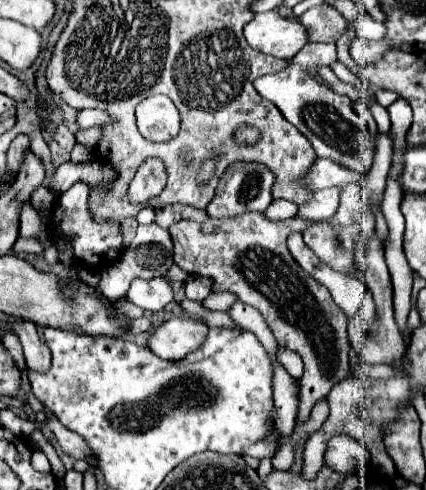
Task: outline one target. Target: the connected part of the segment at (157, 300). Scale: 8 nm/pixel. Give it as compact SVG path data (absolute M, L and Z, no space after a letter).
M135 278L127 290L127 300L143 310L159 312L173 300L173 290L165 278Z

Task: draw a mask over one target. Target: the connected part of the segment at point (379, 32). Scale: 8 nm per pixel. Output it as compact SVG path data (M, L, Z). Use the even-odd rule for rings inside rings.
M359 14L353 22L356 36L367 38L368 40L379 41L384 38L385 26L382 23L374 21L369 14Z

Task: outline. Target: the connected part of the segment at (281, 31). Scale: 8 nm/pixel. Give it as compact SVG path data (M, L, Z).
M273 10L267 14L257 14L245 26L245 40L253 50L291 60L309 42L309 34L301 22L281 18Z

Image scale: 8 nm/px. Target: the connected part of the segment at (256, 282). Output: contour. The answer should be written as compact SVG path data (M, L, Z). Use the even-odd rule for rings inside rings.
M245 212L235 218L225 220L213 220L199 224L193 220L181 220L175 222L169 232L173 236L175 244L175 264L188 274L197 274L203 278L209 278L213 282L213 292L231 292L237 296L239 302L249 304L257 308L271 328L273 336L277 338L279 346L285 346L293 352L297 352L303 358L305 374L301 378L301 406L299 406L299 422L305 422L313 404L323 400L331 388L345 380L351 370L351 342L347 338L347 318L341 312L341 308L333 302L329 290L319 284L315 278L311 278L289 254L287 250L287 238L293 232L303 232L307 224L313 224L305 218L289 218L283 222L271 222L263 218L259 212Z

